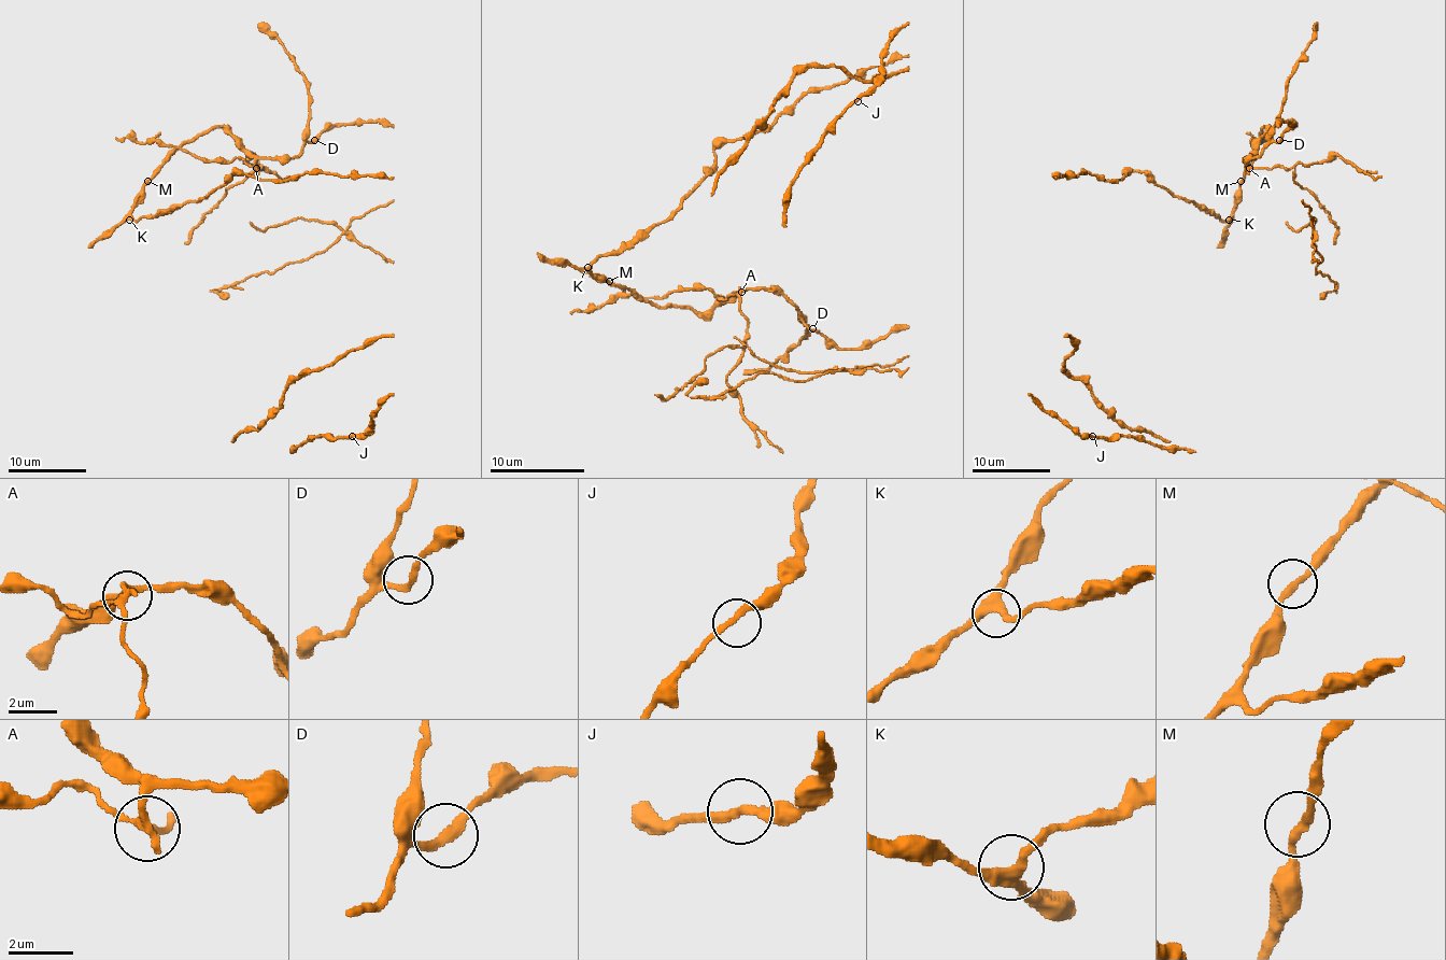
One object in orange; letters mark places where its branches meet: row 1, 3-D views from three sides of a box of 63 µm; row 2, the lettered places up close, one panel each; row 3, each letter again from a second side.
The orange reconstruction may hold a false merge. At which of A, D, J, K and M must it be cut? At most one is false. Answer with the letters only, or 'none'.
A

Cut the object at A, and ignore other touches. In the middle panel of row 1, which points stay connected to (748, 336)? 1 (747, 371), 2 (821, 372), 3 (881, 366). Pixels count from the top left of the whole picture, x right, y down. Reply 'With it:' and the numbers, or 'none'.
With it: 2, 3

